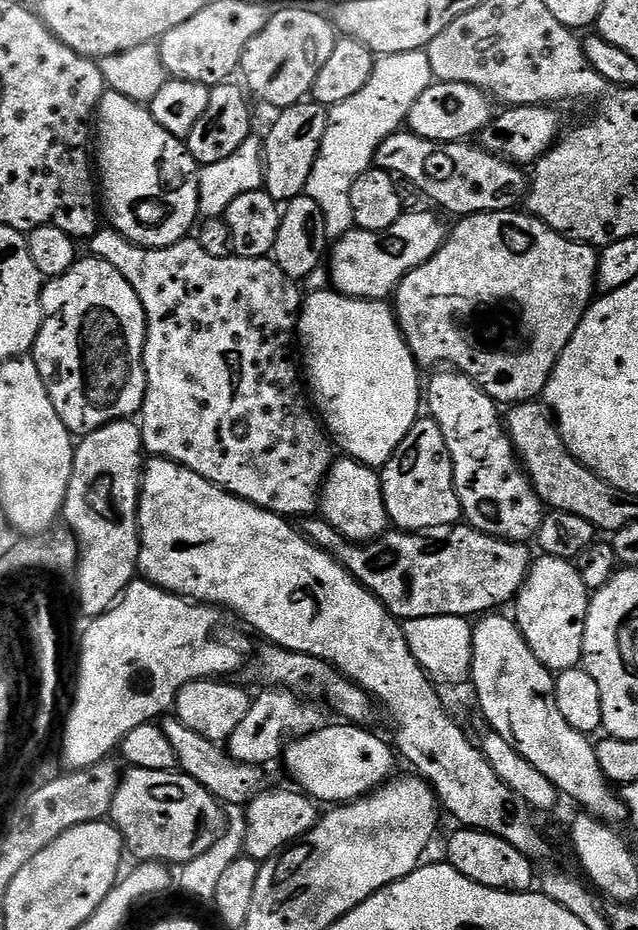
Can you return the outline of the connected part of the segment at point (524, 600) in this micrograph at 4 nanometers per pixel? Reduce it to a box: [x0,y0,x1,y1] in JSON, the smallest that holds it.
[514,555,590,674]

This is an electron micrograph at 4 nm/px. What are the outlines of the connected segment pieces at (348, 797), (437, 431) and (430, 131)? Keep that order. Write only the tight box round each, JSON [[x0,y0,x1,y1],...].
[[282,723,398,806],[379,418,462,532],[406,82,494,144]]

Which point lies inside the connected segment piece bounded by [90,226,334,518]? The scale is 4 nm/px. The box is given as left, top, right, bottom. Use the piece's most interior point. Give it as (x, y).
(225, 397)

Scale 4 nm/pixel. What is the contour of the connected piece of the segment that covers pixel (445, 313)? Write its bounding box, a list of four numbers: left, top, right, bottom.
[394,210,598,406]

